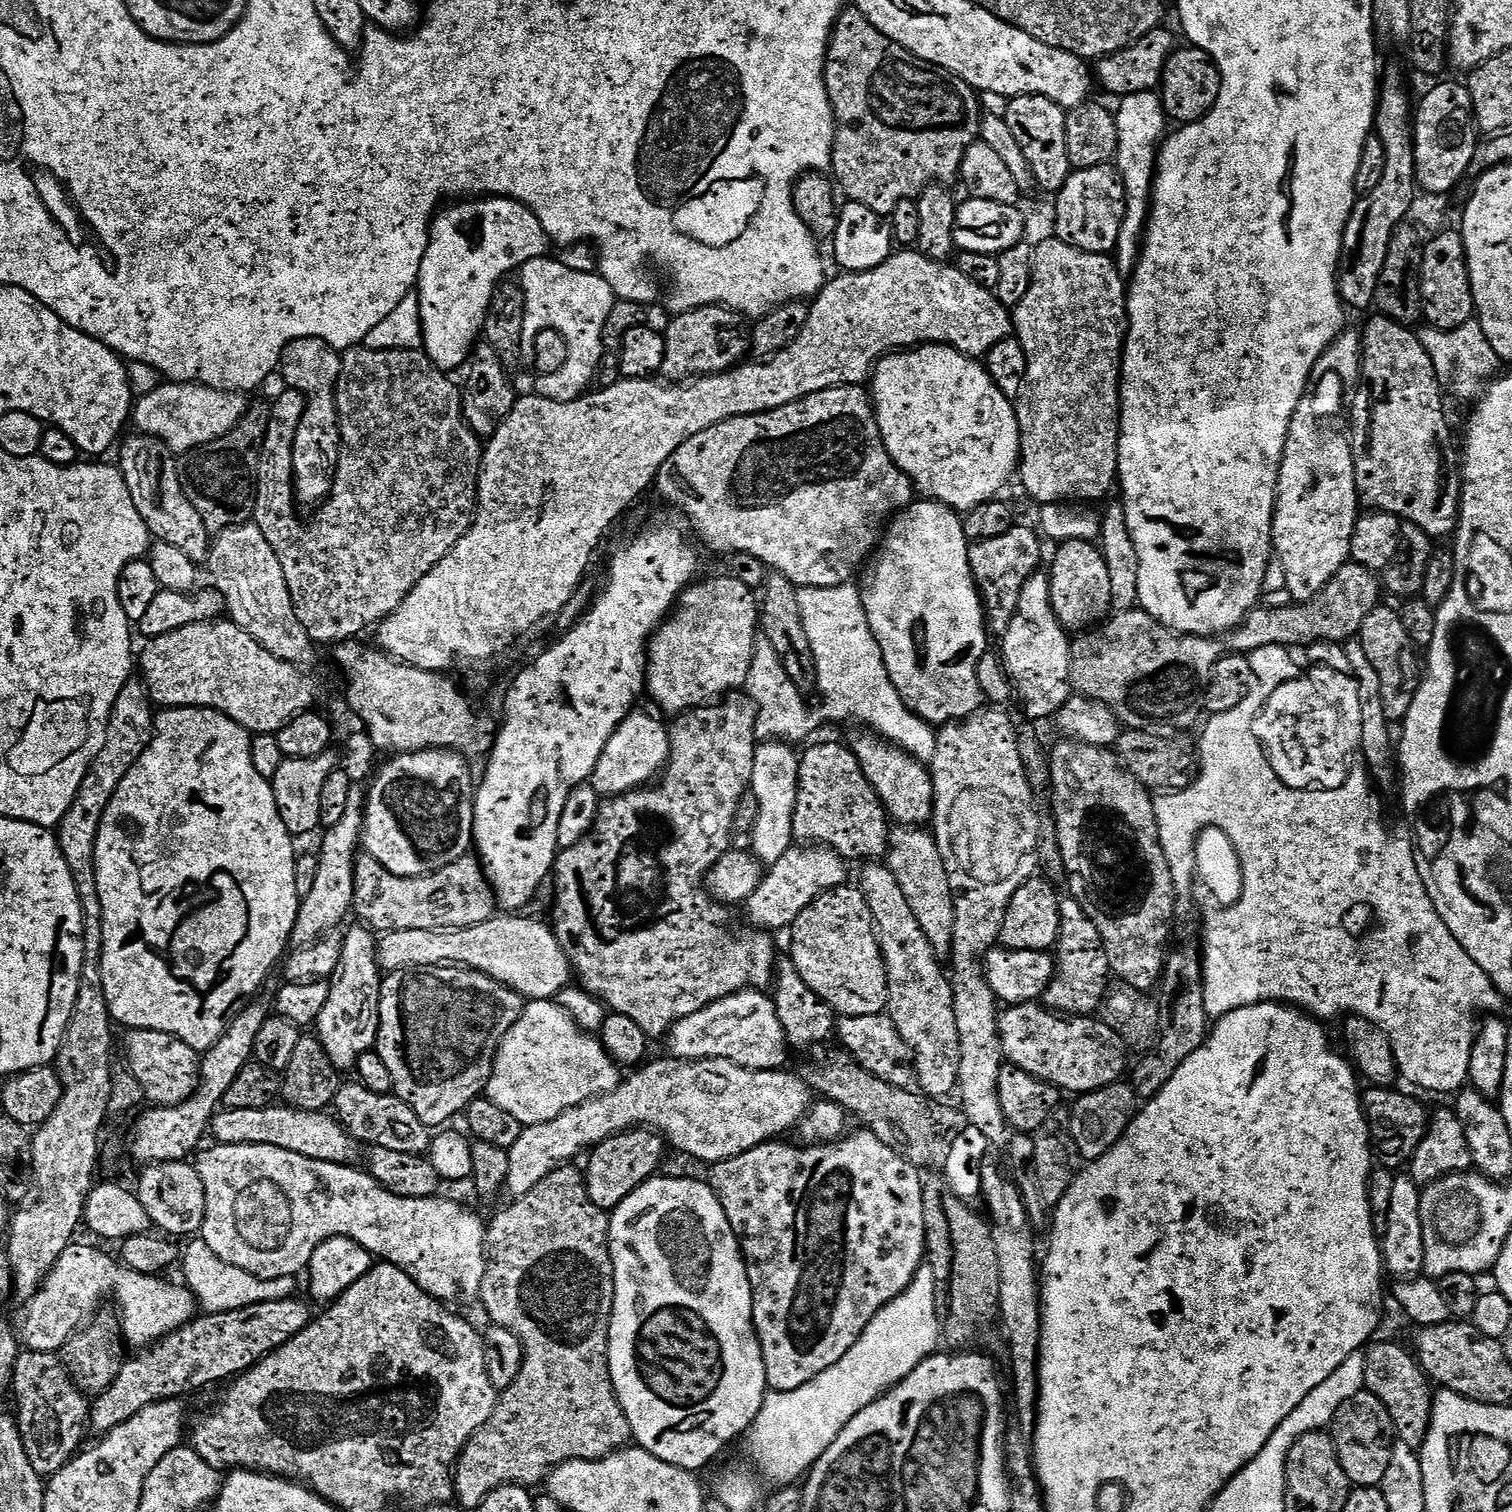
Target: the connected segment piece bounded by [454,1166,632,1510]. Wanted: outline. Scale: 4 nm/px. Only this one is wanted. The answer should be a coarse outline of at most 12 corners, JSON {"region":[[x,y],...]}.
{"region":[[555,1168],[486,1228],[524,1347],[454,1465],[474,1510],[629,1447],[609,1213]]}

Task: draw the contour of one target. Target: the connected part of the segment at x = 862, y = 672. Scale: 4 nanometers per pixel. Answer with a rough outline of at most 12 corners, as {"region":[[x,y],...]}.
{"region":[[859,587],[797,588],[821,706],[757,635],[744,688],[756,739],[860,722],[929,763],[935,729],[905,706]]}

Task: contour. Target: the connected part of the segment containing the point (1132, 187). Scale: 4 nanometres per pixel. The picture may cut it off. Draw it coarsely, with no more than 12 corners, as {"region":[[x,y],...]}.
{"region":[[1119,97],[1114,167],[1126,210],[1114,259],[1135,269],[1152,203],[1164,102]]}

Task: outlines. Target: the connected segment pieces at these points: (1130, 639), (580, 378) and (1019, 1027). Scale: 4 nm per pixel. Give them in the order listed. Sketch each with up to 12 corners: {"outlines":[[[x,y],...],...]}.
{"outlines":[[[1349,562],[1313,600],[1185,636],[1143,610],[1071,641],[1072,687],[1125,729],[1192,728],[1225,656],[1344,644],[1381,607]],[[539,256],[518,270],[524,335],[558,330],[566,366],[535,395],[593,387],[617,296],[595,271]],[[1005,1007],[1007,1063],[1065,1093],[1123,1077],[1122,1038],[1099,1018]]]}

